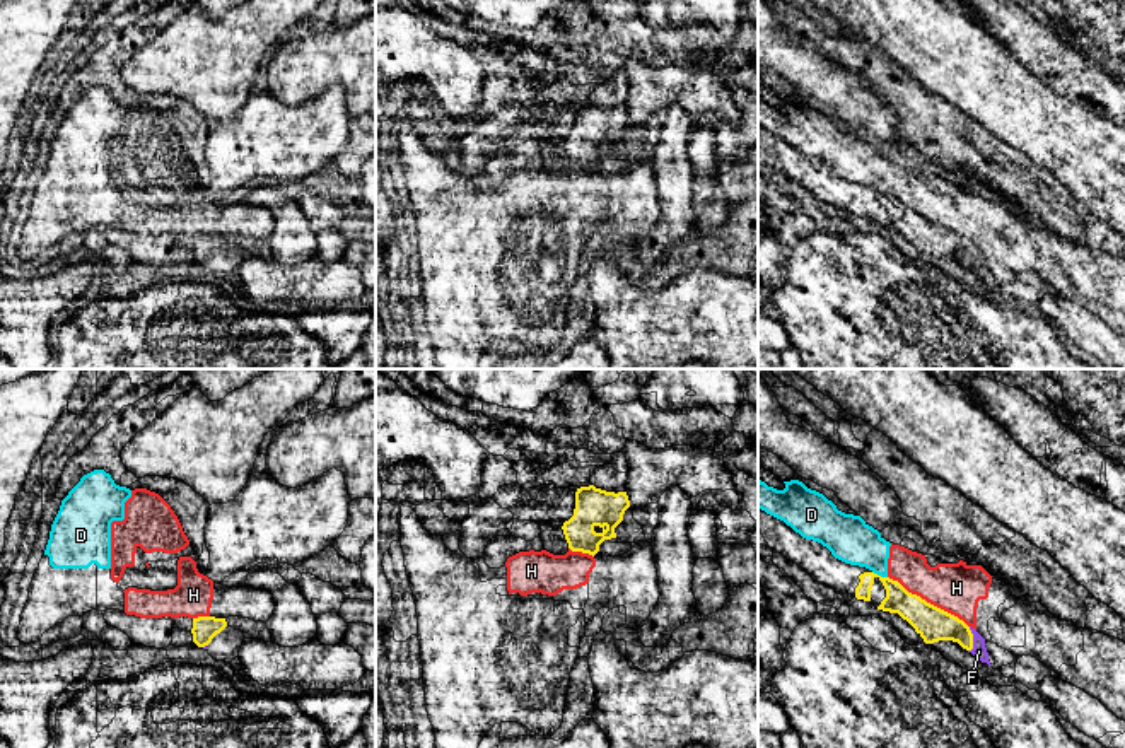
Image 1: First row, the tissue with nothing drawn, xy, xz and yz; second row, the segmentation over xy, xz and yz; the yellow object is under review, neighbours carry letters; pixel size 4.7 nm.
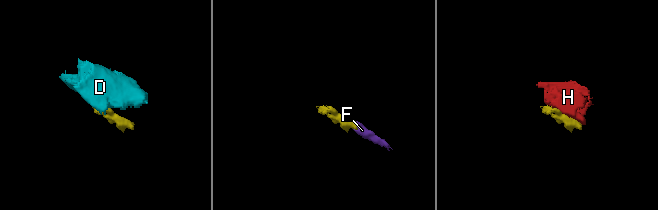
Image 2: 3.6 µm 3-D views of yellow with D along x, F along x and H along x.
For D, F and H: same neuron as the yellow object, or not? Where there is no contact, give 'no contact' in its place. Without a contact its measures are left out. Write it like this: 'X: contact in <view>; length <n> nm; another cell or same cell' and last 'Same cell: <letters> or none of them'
D: contact in yz; length 80 nm; another cell
F: contact in yz; length 120 nm; same cell
H: contact in yz; length 460 nm; another cell
Same cell: F

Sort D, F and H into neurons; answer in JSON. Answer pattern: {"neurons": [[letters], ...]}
{"neurons": [["D", "H"], ["F"]]}

